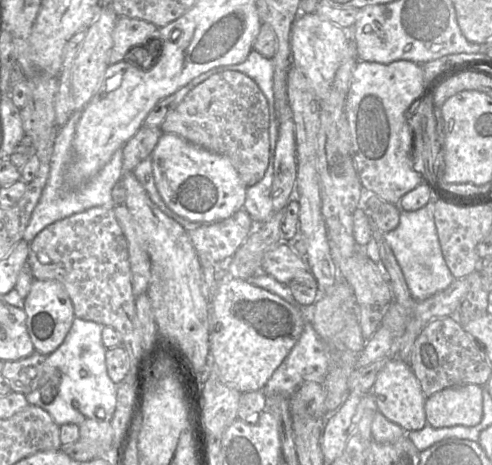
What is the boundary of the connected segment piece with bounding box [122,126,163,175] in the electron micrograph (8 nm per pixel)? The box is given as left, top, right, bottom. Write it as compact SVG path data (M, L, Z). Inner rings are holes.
M142 126L137 133L122 147L123 175L124 172L133 172L134 168L149 157L155 148L160 136L159 128Z

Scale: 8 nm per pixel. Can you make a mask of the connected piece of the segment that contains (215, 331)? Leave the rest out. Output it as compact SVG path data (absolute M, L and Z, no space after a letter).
M232 279L219 284L210 303L209 350L220 380L240 393L261 391L297 343L304 327L301 312L281 297L251 284Z

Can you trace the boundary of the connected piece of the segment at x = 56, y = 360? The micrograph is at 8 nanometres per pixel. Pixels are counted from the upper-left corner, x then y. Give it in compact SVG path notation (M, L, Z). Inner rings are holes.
M75 317L63 343L43 362L43 376L38 382L38 388L25 395L30 405L48 412L59 426L69 424L70 421L83 423L86 418L98 419L96 416L98 407L102 407L105 411L105 418L101 420L111 421L113 417L117 401L117 384L107 373L107 348L102 342L103 327L94 321ZM55 369L59 369L61 373L58 392L55 398L46 404L41 399L39 387L42 387L52 377Z

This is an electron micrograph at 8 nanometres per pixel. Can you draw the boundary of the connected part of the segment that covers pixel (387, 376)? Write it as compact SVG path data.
M398 358L386 363L377 374L371 393L374 396L378 411L405 432L421 430L427 424L424 411L426 397L409 363Z

